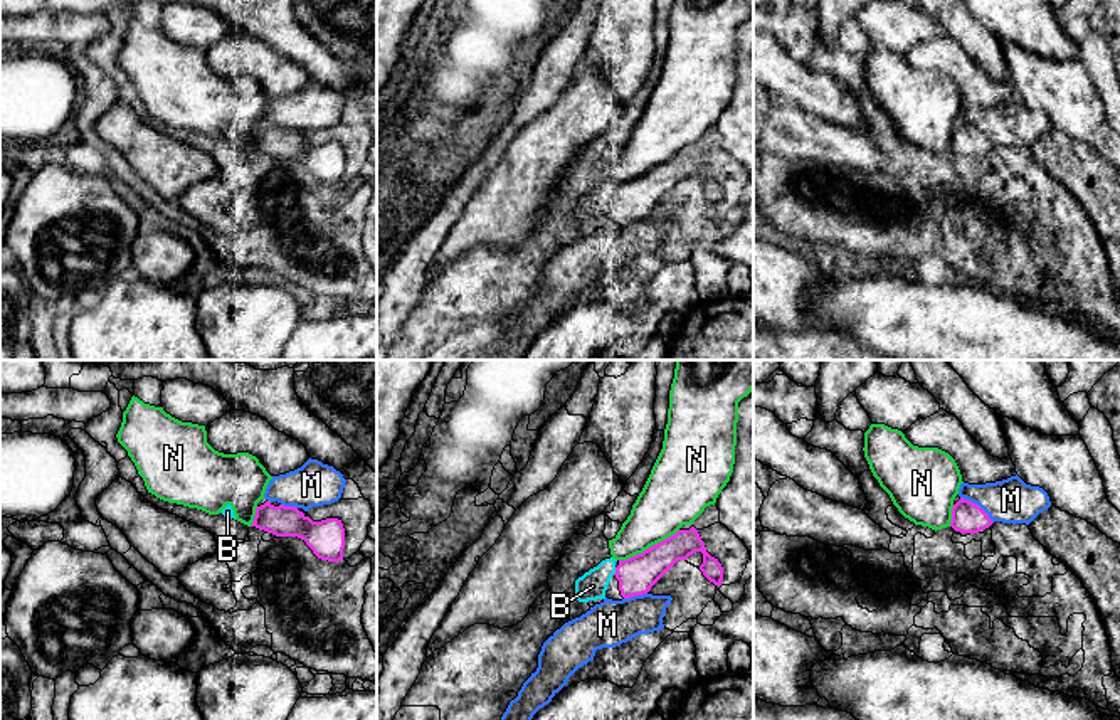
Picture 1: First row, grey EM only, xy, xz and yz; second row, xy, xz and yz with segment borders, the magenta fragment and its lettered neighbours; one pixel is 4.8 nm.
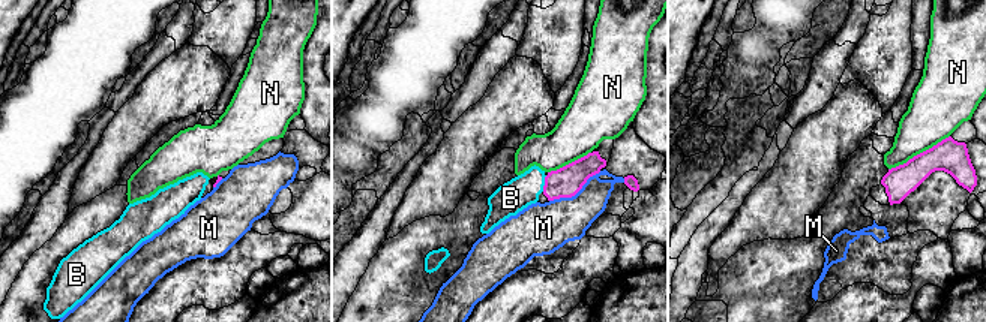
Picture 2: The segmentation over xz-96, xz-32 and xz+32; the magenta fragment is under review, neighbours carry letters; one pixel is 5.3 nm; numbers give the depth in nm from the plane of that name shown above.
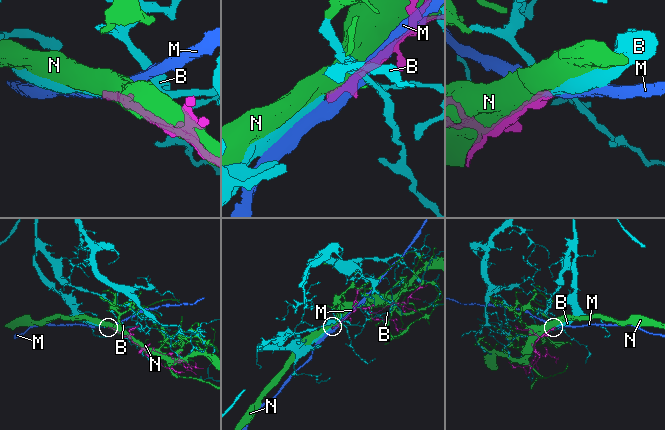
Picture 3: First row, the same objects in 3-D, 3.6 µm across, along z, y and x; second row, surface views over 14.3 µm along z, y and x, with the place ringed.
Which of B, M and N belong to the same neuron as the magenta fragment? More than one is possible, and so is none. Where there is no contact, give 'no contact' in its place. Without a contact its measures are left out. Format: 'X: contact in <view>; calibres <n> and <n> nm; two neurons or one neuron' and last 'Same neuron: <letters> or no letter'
B: contact in xz; calibres 180 and 140 nm; one neuron
M: contact in yz; calibres 150 and 220 nm; two neurons
N: contact in xz; calibres 180 and 280 nm; two neurons
Same neuron: B

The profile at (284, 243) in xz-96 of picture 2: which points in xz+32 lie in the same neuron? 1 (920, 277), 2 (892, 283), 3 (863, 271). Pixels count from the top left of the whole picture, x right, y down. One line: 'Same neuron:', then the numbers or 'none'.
Same neuron: 1

